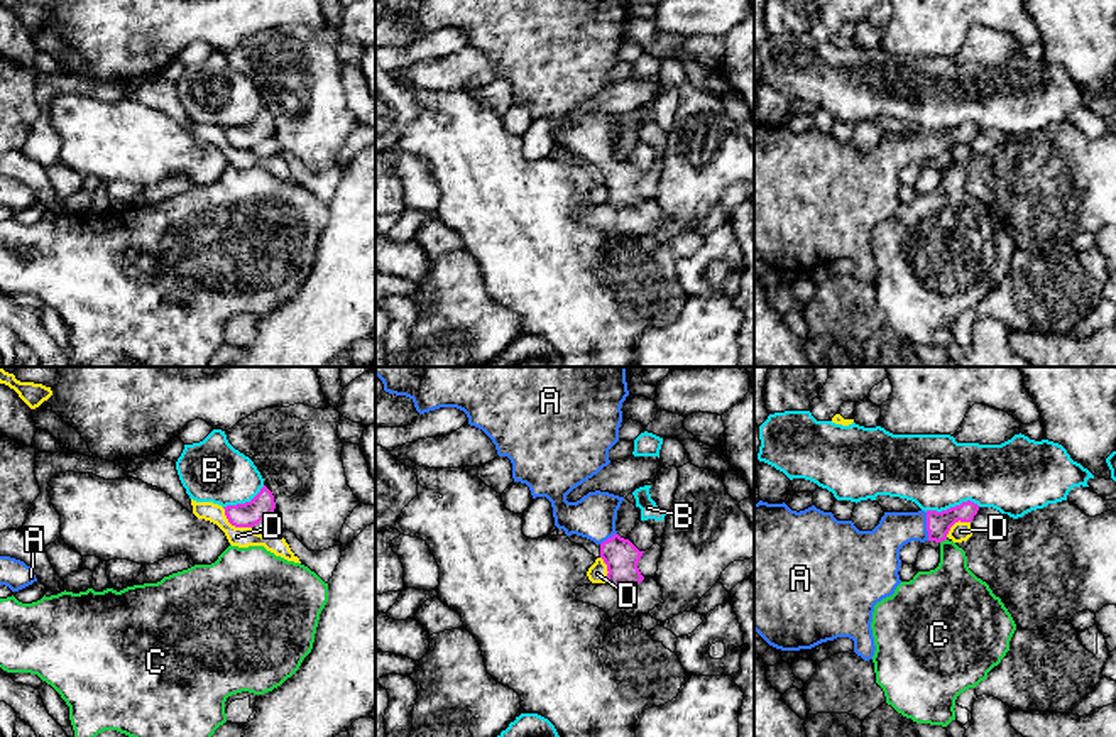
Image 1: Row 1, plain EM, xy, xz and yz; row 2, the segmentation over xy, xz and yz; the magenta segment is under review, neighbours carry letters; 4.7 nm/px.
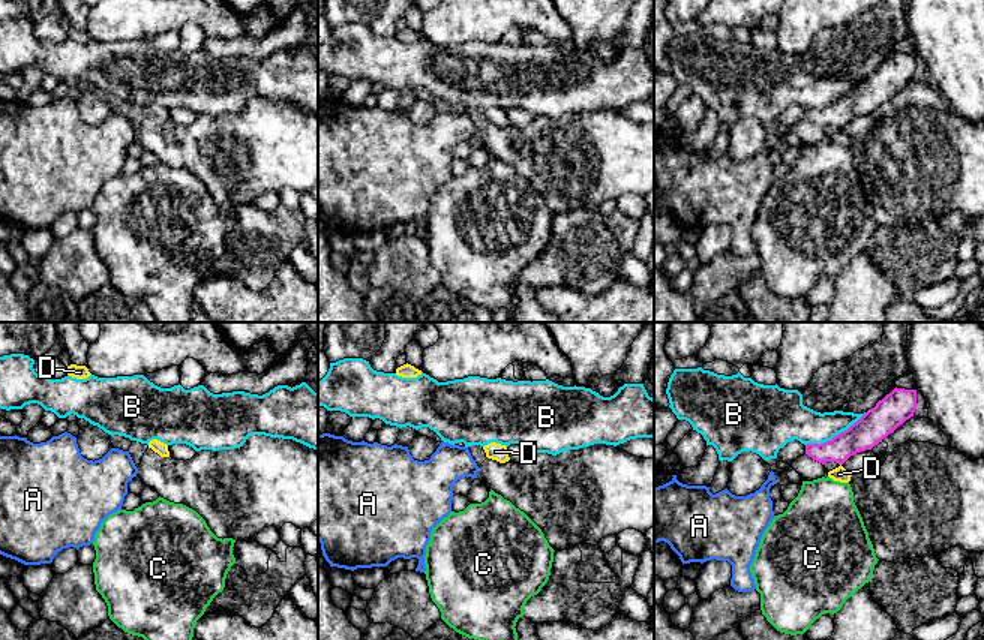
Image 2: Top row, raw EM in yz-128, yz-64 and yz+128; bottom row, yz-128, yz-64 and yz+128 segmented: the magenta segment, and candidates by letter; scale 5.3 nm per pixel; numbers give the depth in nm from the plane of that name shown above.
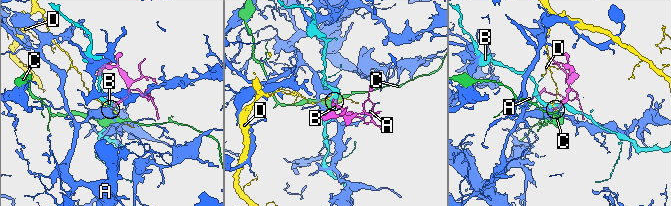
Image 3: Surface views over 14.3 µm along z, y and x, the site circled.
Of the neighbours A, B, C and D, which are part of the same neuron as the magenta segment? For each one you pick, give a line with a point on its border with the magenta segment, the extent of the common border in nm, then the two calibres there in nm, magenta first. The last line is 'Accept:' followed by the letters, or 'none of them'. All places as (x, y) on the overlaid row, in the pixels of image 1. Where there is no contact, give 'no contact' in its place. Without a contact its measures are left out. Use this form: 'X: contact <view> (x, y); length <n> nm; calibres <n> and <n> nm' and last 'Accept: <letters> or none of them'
A: contact yz (927, 526); length 140 nm; calibres 120 and 190 nm
Accept: A

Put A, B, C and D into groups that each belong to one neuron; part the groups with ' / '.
A / B / C / D

